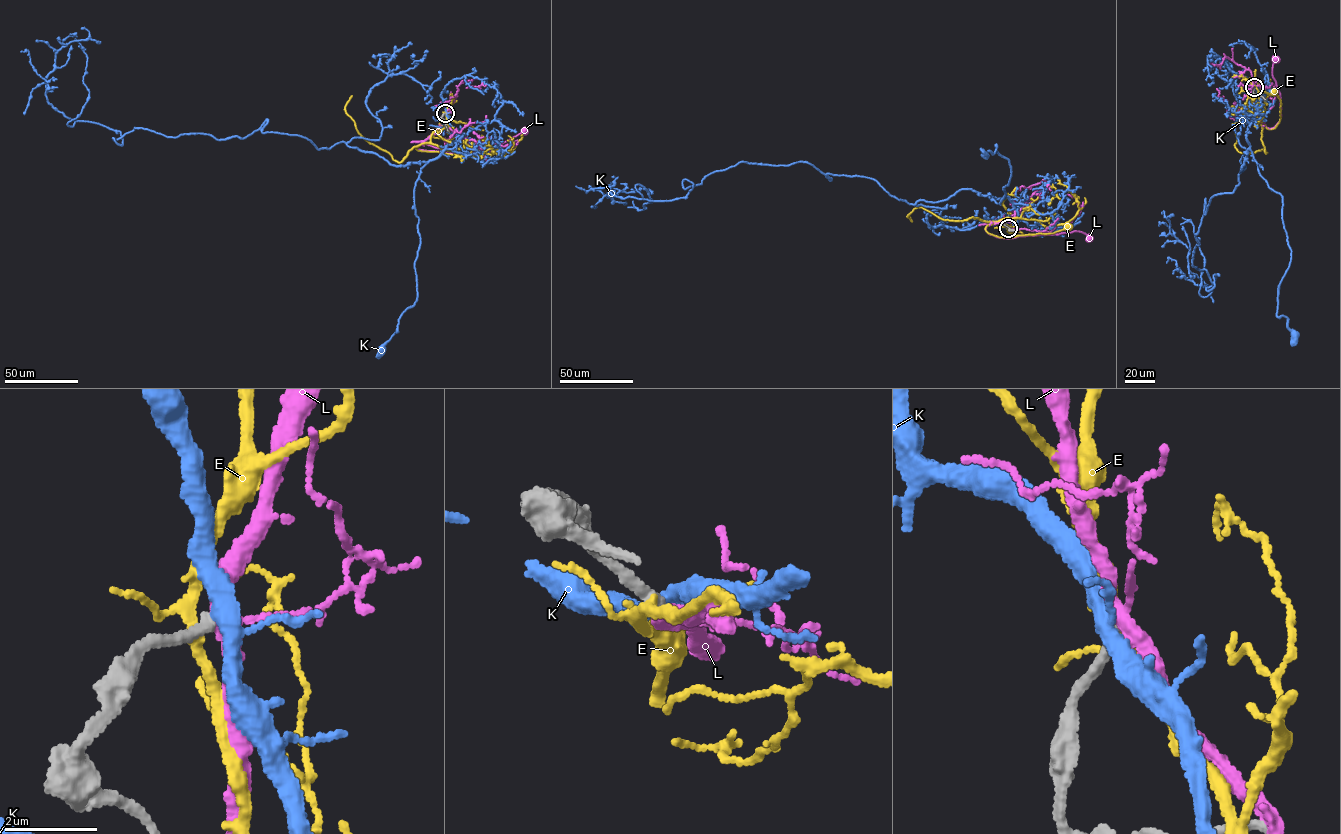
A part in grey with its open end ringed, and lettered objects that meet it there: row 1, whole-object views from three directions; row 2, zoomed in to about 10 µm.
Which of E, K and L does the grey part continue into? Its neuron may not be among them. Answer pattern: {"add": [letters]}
{"add": []}

